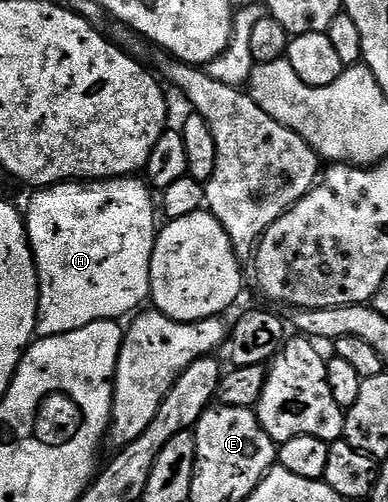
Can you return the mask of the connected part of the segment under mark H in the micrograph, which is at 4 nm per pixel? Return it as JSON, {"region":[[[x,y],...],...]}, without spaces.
{"region":[[[141,177],[66,181],[32,192],[23,218],[39,281],[37,335],[40,338],[71,333],[95,321],[124,320],[124,315],[132,316],[142,306],[140,303],[149,299],[151,253],[159,230],[159,222],[153,216],[152,193],[150,184]]]}

